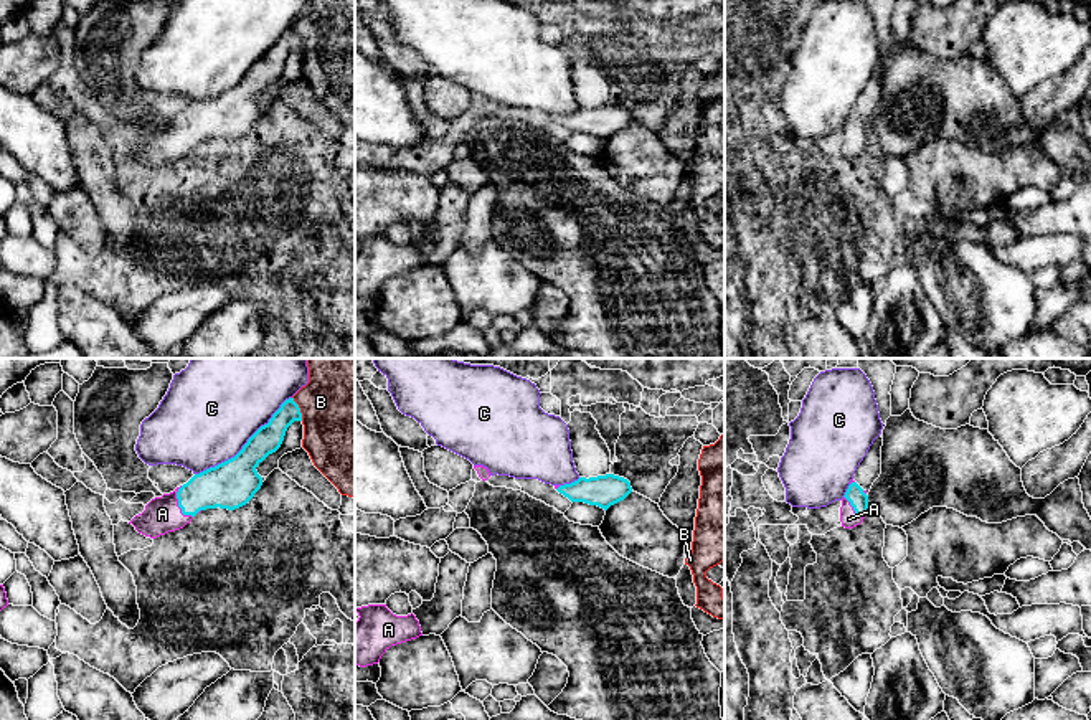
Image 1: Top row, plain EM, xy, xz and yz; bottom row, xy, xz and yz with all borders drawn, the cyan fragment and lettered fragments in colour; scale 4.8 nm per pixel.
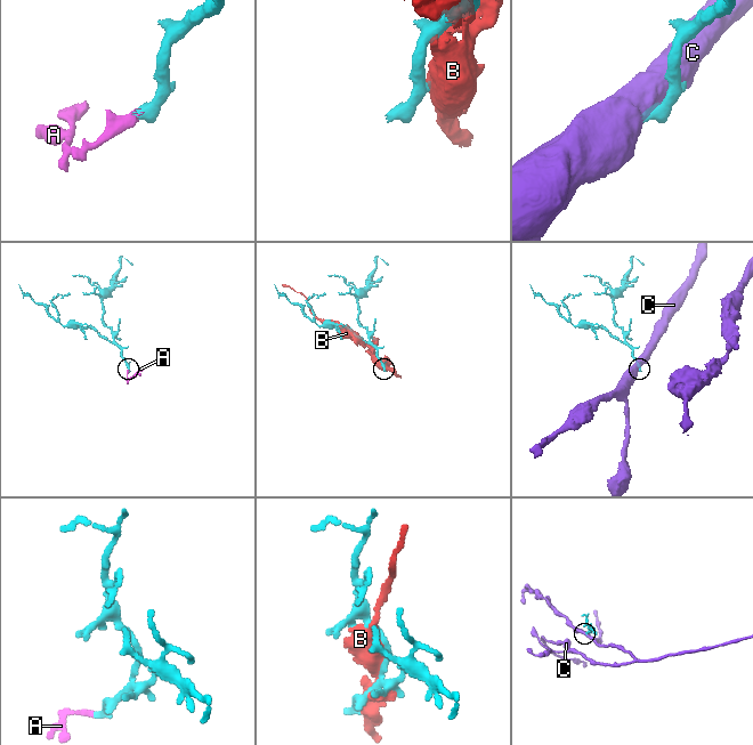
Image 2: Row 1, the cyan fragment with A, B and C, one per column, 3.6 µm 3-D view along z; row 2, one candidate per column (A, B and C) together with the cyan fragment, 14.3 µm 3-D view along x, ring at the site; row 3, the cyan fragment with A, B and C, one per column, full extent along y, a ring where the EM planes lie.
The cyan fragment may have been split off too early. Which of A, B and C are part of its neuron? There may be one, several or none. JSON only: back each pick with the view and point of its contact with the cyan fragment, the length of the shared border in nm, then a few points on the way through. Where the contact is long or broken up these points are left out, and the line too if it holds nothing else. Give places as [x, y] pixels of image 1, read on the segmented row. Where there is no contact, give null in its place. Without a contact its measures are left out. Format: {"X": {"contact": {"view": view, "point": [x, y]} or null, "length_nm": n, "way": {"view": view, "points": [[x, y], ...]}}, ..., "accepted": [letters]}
{"A": {"contact": {"view": "xy", "point": [179, 504]}, "length_nm": 170, "way": {"view": "xy", "points": [[226, 486], [202, 491], [179, 504], [170, 512], [162, 514]]}}, "accepted": ["A"]}

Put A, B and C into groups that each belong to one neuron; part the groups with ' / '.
A / B / C

